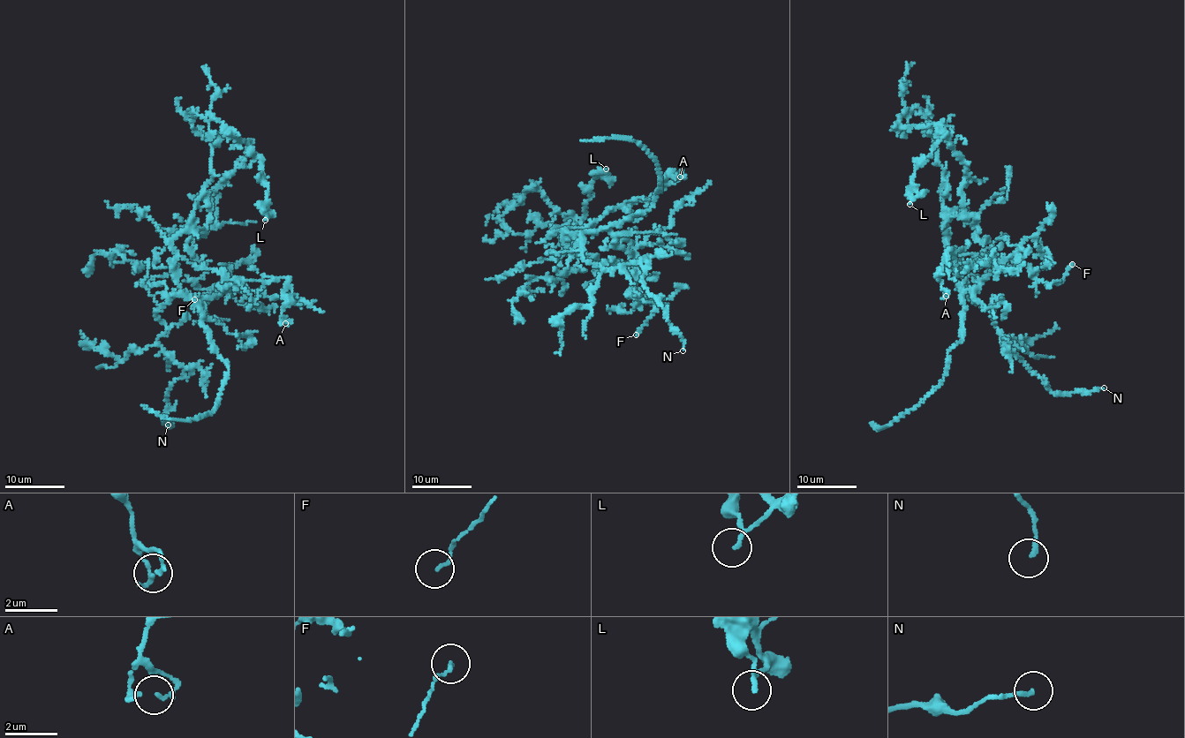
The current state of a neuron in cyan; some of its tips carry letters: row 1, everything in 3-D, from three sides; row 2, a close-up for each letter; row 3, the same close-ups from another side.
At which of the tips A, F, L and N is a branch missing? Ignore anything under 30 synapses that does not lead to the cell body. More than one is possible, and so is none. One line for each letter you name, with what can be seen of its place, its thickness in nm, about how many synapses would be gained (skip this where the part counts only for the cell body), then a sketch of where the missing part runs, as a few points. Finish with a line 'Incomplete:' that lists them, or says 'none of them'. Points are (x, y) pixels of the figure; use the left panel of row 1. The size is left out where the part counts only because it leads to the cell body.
Incomplete: none of them

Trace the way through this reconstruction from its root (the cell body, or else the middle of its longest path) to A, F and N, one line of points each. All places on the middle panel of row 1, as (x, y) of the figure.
A: (572, 234), (566, 229), (589, 225), (607, 210), (652, 199), (663, 188), (667, 175), (680, 176)
F: (572, 234), (607, 229), (615, 247), (634, 252), (639, 303), (629, 297), (654, 304), (652, 315), (636, 335)
N: (572, 234), (584, 231), (585, 260), (645, 268), (644, 287), (683, 350)

